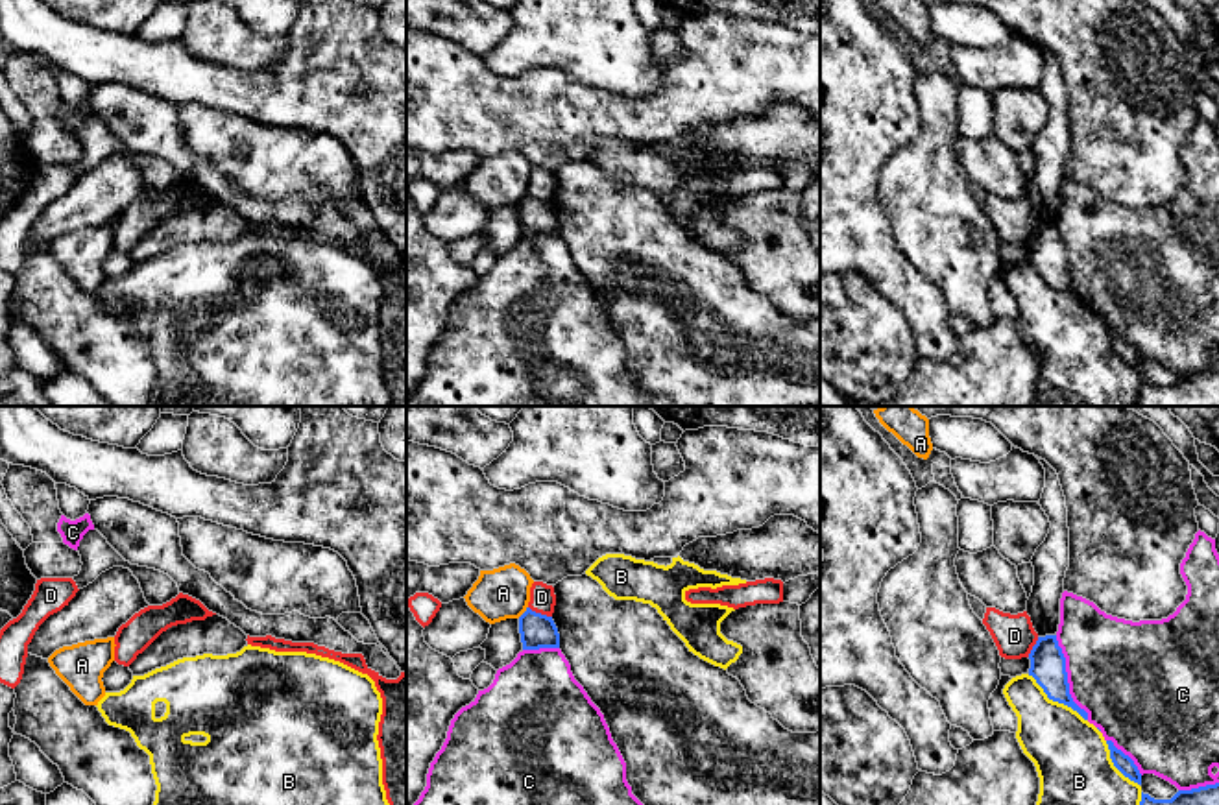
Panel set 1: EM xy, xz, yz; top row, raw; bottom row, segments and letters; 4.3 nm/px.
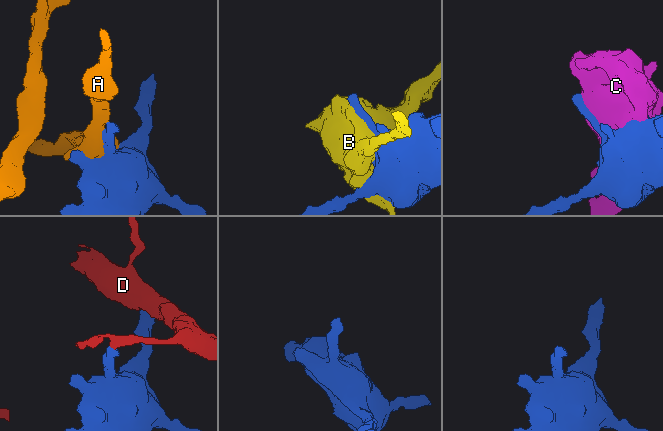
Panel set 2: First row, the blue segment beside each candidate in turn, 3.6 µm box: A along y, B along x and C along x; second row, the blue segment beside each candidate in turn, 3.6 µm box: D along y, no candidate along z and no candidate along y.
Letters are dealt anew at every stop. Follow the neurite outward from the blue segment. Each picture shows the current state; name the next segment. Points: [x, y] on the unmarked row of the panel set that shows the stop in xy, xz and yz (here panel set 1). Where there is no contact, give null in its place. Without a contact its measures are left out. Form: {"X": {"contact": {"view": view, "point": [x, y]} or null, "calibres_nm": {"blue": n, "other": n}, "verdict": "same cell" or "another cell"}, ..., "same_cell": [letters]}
{"A": {"contact": {"view": "xz", "point": [525, 198]}, "calibres_nm": {"blue": 150, "other": 220}, "verdict": "another cell"}, "B": {"contact": {"view": "yz", "point": [1055, 287]}, "calibres_nm": {"blue": 160, "other": 320}, "verdict": "another cell"}, "C": {"contact": {"view": "yz", "point": [1066, 264]}, "calibres_nm": {"blue": 160, "other": 460}, "verdict": "another cell"}, "D": {"contact": {"view": "xz", "point": [540, 200]}, "calibres_nm": {"blue": 150, "other": 110}, "verdict": "another cell"}, "same_cell": []}

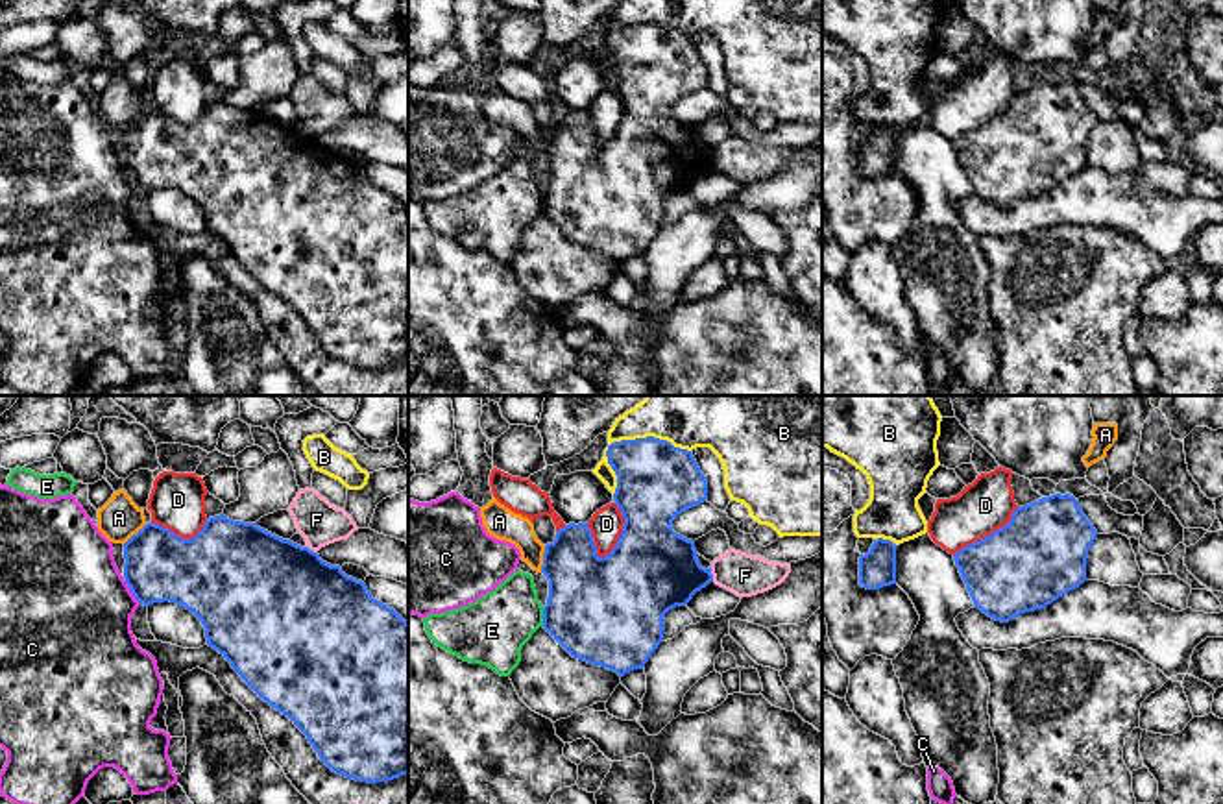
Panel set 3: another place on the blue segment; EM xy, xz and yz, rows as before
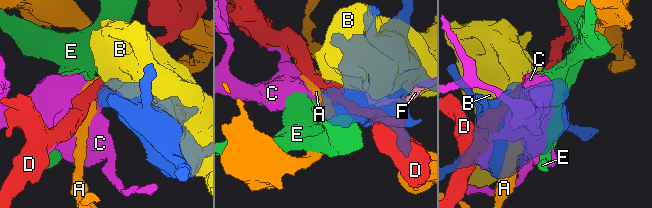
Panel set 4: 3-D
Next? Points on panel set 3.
{"A": {"contact": {"view": "xz", "point": [544, 145]}, "calibres_nm": {"blue": 340, "other": 140}, "verdict": "another cell"}, "B": {"contact": {"view": "xz", "point": [625, 26]}, "calibres_nm": {"blue": 340, "other": 140}, "verdict": "another cell"}, "C": {"contact": {"view": "xy", "point": [132, 178]}, "calibres_nm": {"blue": 300, "other": 480}, "verdict": "another cell"}, "D": {"contact": {"view": "xz", "point": [621, 119]}, "calibres_nm": {"blue": 380, "other": 140}, "verdict": "another cell"}, "E": {"contact": {"view": "xz", "point": [544, 202]}, "calibres_nm": {"blue": 460, "other": 300}, "verdict": "another cell"}, "F": {"contact": {"view": "xz", "point": [712, 161]}, "calibres_nm": {"blue": 380, "other": 190}, "verdict": "another cell"}, "same_cell": []}

